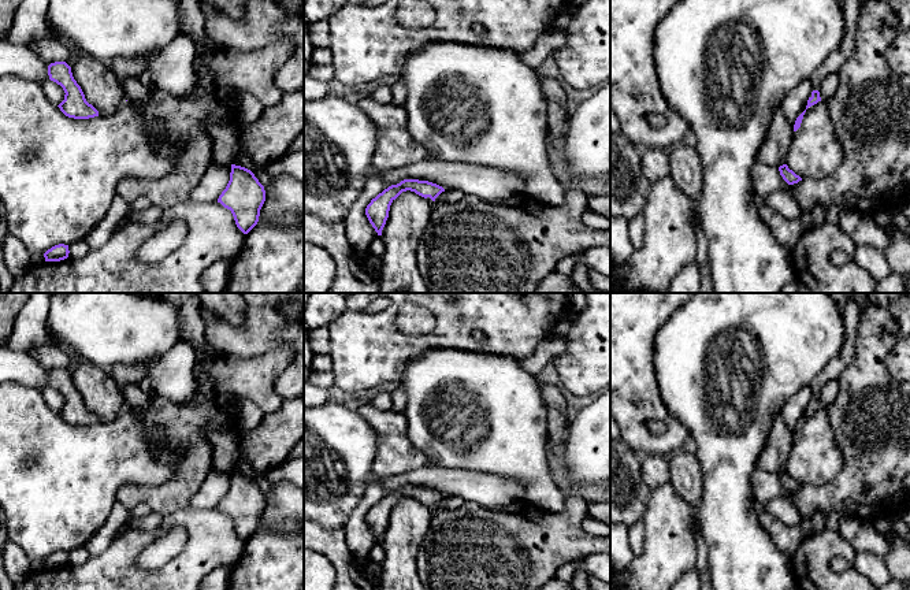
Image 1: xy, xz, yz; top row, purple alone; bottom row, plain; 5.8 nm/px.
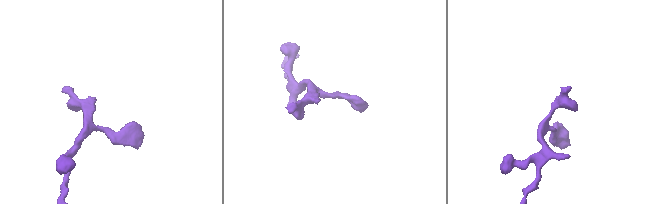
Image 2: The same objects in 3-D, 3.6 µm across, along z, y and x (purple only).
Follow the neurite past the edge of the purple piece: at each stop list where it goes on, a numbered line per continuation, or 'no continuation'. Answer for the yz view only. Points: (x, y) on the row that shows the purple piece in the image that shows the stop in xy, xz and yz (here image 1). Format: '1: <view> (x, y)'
1: yz (834, 62)

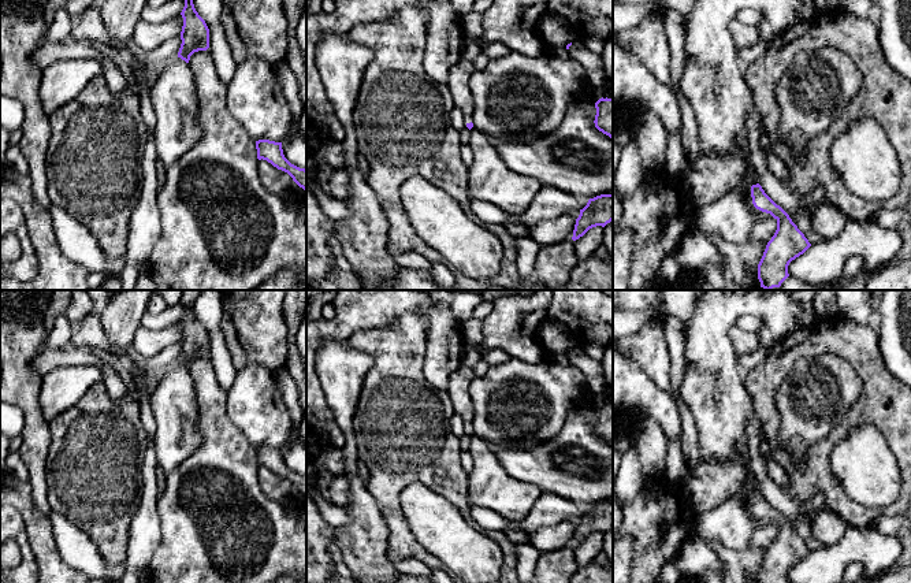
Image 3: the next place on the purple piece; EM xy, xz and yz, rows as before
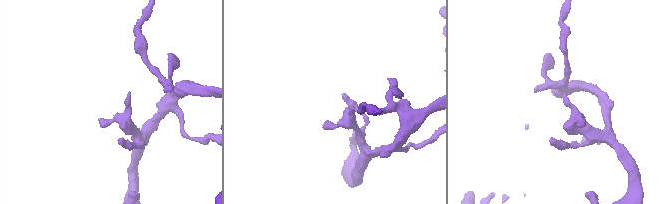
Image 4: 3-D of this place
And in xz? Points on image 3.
1: xz (460, 74)

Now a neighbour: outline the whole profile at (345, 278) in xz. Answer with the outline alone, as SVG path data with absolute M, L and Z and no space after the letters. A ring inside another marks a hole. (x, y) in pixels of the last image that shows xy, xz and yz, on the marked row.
M342 255L334 257L334 267L327 281L339 290L368 290L360 274L347 264Z

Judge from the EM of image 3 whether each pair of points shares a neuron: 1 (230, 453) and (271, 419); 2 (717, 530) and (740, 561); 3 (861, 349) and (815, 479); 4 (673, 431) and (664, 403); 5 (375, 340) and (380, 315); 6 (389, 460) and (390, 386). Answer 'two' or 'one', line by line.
1: two
2: two
3: one
4: one
5: two
6: one

